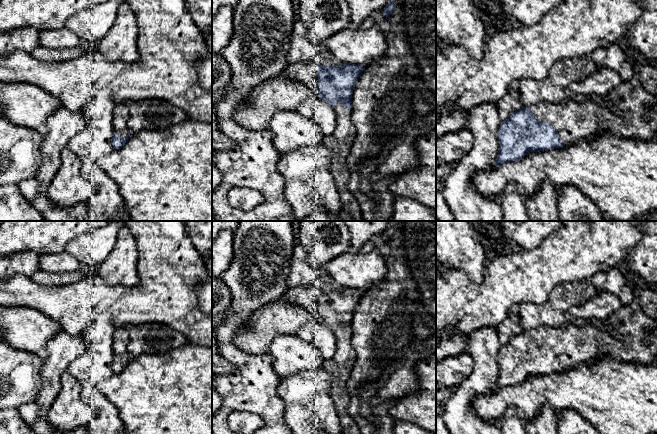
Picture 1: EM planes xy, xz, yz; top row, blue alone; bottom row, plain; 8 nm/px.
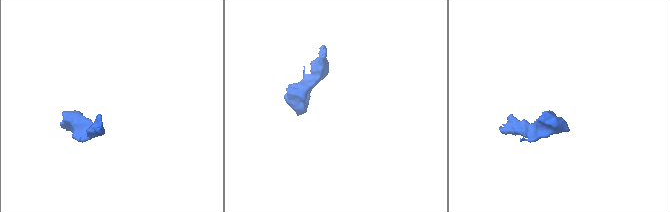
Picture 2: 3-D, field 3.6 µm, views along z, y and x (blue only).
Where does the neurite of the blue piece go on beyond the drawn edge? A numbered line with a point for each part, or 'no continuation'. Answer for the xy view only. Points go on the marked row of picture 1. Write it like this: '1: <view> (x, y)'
1: xy (121, 114)

